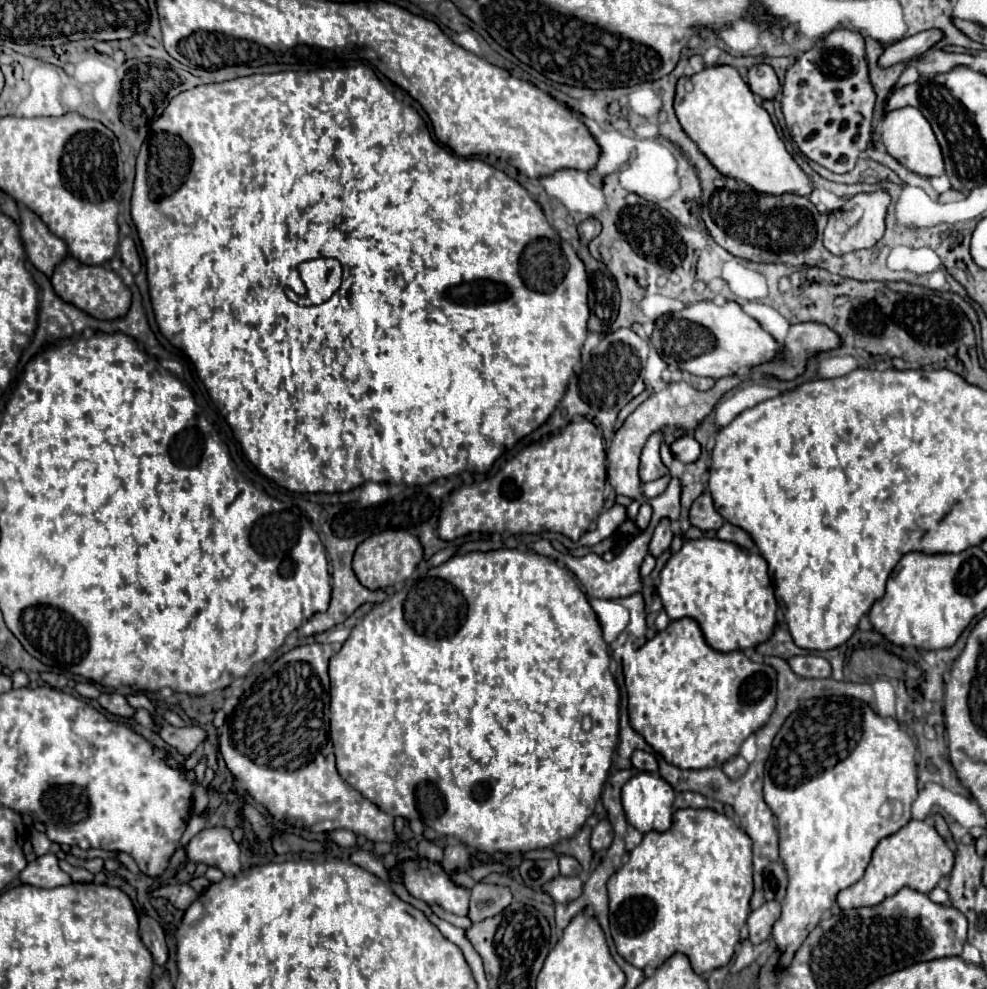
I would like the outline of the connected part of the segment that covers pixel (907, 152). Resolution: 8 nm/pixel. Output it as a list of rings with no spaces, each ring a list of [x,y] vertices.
[[[903,107],[903,109],[887,113],[881,121],[881,141],[887,153],[895,157],[901,165],[905,165],[909,171],[923,175],[923,177],[941,177],[945,173],[939,143],[933,135],[929,121],[923,117],[923,113],[919,113],[919,109]]]

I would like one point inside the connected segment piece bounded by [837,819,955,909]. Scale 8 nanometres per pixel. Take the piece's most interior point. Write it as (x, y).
(917, 857)

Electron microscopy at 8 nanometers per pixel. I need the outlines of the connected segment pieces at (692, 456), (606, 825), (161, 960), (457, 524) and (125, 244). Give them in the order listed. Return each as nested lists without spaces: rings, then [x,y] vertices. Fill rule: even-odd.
[[[685,435],[685,437],[681,437],[681,439],[677,439],[673,445],[671,445],[671,453],[673,453],[673,457],[675,459],[679,459],[681,463],[695,463],[697,459],[699,459],[699,455],[701,455],[701,445],[693,439],[693,437],[689,437],[689,435]]]
[[[607,819],[599,821],[597,827],[593,829],[593,835],[591,835],[591,849],[593,851],[601,851],[601,849],[607,849],[611,843],[613,843],[611,823]]]
[[[145,915],[139,919],[139,933],[147,949],[153,953],[153,959],[157,965],[165,965],[169,953],[167,953],[167,943],[165,943],[165,931],[157,923],[157,919]]]
[[[573,421],[547,441],[519,451],[505,467],[479,485],[455,489],[441,509],[439,537],[453,541],[471,531],[481,533],[543,533],[553,531],[579,541],[603,509],[605,447],[599,429],[587,421]]]
[[[125,237],[125,239],[119,243],[119,253],[121,253],[123,265],[125,265],[133,275],[137,275],[139,269],[141,269],[141,261],[139,261],[139,255],[137,255],[137,249],[135,249],[135,243],[133,243],[131,237]]]

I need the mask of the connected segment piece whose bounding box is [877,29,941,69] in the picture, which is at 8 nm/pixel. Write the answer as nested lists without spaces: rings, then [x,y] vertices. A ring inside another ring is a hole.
[[[931,29],[931,31],[923,31],[917,35],[905,37],[901,41],[895,41],[889,47],[885,47],[885,51],[879,55],[877,65],[881,69],[887,69],[887,67],[893,67],[897,63],[909,63],[913,57],[923,55],[939,39],[941,39],[941,33]]]

